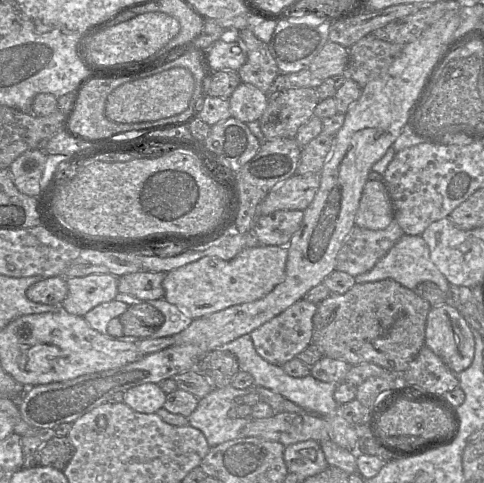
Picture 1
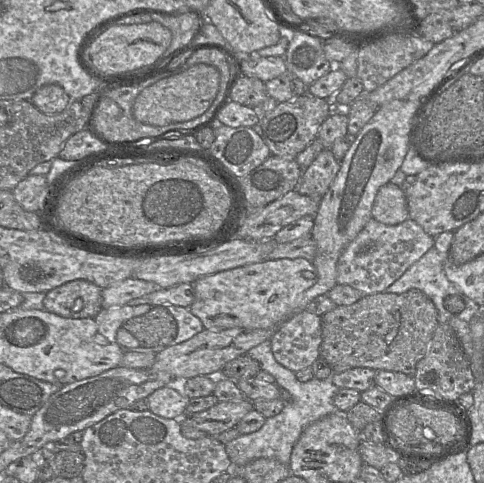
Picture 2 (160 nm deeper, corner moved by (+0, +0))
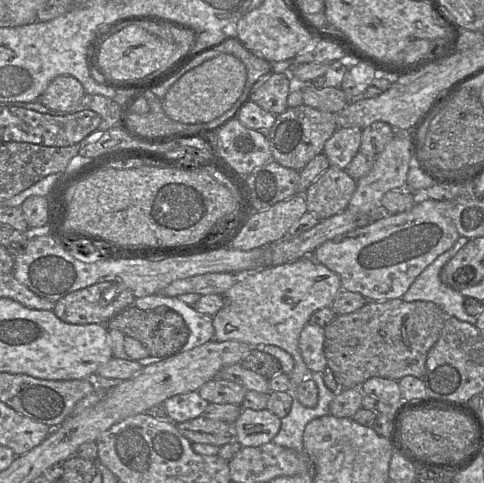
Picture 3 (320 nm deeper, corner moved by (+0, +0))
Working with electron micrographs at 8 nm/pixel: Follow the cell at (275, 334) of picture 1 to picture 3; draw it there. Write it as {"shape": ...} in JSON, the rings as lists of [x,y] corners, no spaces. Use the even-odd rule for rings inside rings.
{"shape":[[[308,322],[299,337],[299,349],[310,372],[323,373],[328,367],[324,353],[324,327]]]}

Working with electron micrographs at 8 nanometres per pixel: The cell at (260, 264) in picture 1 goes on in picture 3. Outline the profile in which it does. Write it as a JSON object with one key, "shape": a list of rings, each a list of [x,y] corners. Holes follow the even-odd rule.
{"shape":[[[304,256],[294,261],[276,266],[261,268],[252,272],[228,272],[238,275],[236,283],[222,296],[224,305],[213,316],[214,336],[219,342],[236,340],[257,347],[271,344],[288,352],[294,360],[294,369],[290,375],[293,392],[308,377],[309,370],[299,349],[299,337],[303,327],[309,322],[311,315],[318,309],[331,306],[337,293],[342,289],[339,276],[312,256]]]}

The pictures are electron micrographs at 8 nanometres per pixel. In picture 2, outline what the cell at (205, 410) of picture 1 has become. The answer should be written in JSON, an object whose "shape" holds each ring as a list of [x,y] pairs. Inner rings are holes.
{"shape":[[[265,340],[251,348],[247,354],[259,362],[262,370],[275,378],[275,383],[279,388],[285,389],[291,394],[291,400],[284,404],[279,414],[266,418],[264,425],[259,430],[250,434],[239,435],[226,443],[225,450],[230,460],[241,467],[258,458],[274,458],[289,467],[292,449],[303,430],[309,424],[337,411],[333,399],[340,388],[331,380],[321,380],[316,377],[307,382],[300,382],[295,372],[276,361],[270,340]]]}

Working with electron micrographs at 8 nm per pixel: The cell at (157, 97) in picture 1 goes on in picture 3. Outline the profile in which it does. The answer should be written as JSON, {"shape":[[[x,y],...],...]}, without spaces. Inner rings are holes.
{"shape":[[[221,53],[183,74],[162,99],[165,114],[184,124],[210,122],[230,110],[240,98],[247,79],[240,55]]]}

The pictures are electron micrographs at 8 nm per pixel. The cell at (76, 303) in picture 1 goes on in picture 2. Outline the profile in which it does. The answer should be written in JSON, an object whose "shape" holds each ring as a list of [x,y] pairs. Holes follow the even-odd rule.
{"shape":[[[127,278],[102,289],[102,308],[126,305],[131,299],[147,296],[160,288],[154,282]]]}

